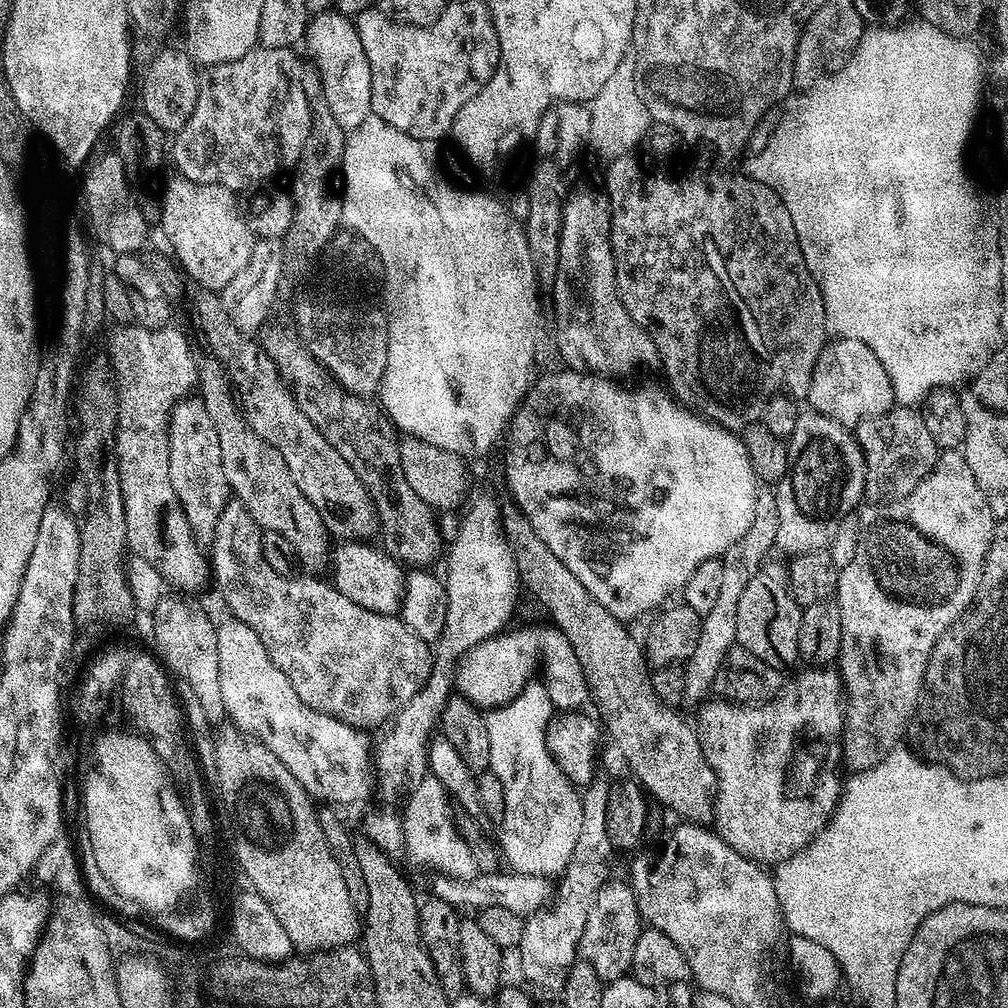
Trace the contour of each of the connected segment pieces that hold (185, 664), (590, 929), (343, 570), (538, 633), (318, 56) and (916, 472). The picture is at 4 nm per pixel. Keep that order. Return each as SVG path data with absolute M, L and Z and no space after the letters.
M165 596L150 614L155 653L161 663L175 676L184 678L200 706L200 716L208 726L225 723L224 703L218 683L218 642L214 620L198 608Z
M609 878L598 890L594 904L590 906L585 929L582 930L578 949L579 959L590 962L598 978L605 982L625 979L632 971L634 942L642 927L640 902L636 899L636 889L627 879Z
M368 542L341 543L334 552L334 583L339 592L350 598L350 602L358 602L358 606L374 610L378 614L395 616L404 603L406 572L395 555L387 556L372 546Z
M552 624L509 629L468 648L457 661L455 689L465 700L482 710L508 704L535 677L538 656L548 676L546 687L553 707L560 710L579 709L588 698L587 684L573 647Z
M339 10L333 12L320 12L308 21L306 31L306 45L312 60L316 63L316 72L320 75L320 88L324 91L323 103L334 114L339 124L345 129L351 130L358 127L372 110L372 79L370 78L370 62L366 58L366 50L362 50L360 31L356 29L355 23L345 13Z
M894 406L885 416L866 418L856 425L854 435L864 455L864 494L869 501L873 500L873 505L883 506L903 501L914 490L914 486L918 486L918 482L932 475L932 467L938 459L938 449L930 430L926 430L923 415L915 407Z

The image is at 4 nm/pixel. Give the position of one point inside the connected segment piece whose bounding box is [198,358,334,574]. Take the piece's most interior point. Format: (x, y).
(257, 475)

